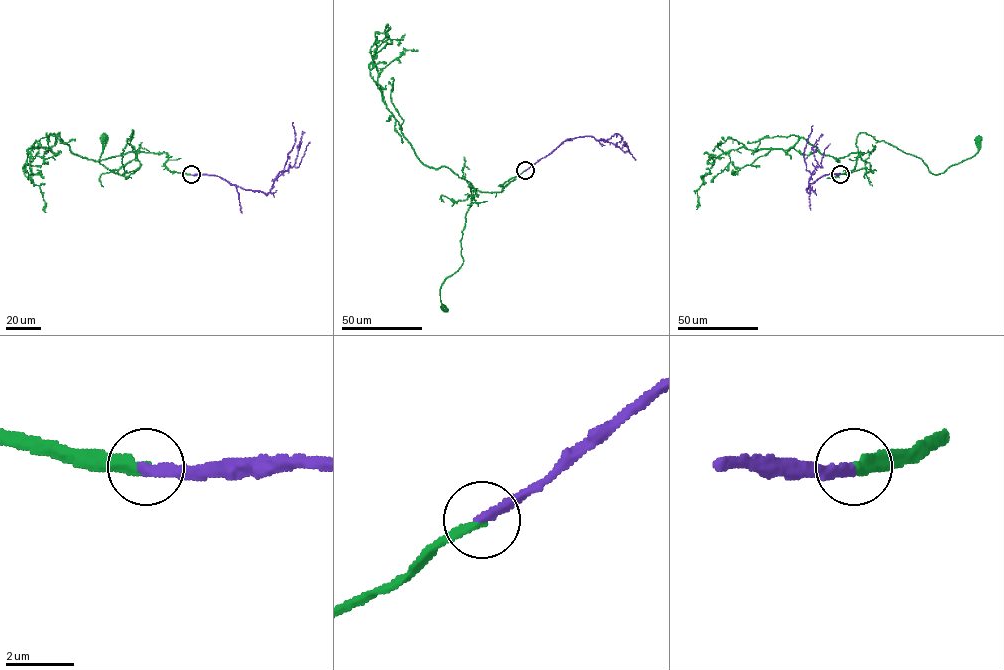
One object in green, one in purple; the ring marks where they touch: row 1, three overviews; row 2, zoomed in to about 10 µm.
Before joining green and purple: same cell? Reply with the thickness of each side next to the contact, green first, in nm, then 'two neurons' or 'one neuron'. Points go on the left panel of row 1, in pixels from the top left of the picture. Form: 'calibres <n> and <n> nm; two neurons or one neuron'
calibres 280 and 280 nm; one neuron

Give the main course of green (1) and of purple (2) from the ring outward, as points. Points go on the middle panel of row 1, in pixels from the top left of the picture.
1: (525, 171), (506, 181), (500, 192), (468, 186), (472, 201), (460, 241), (463, 261), (440, 288), (444, 308)
2: (525, 171), (568, 139), (592, 136), (604, 141), (615, 134), (621, 136), (620, 143)

